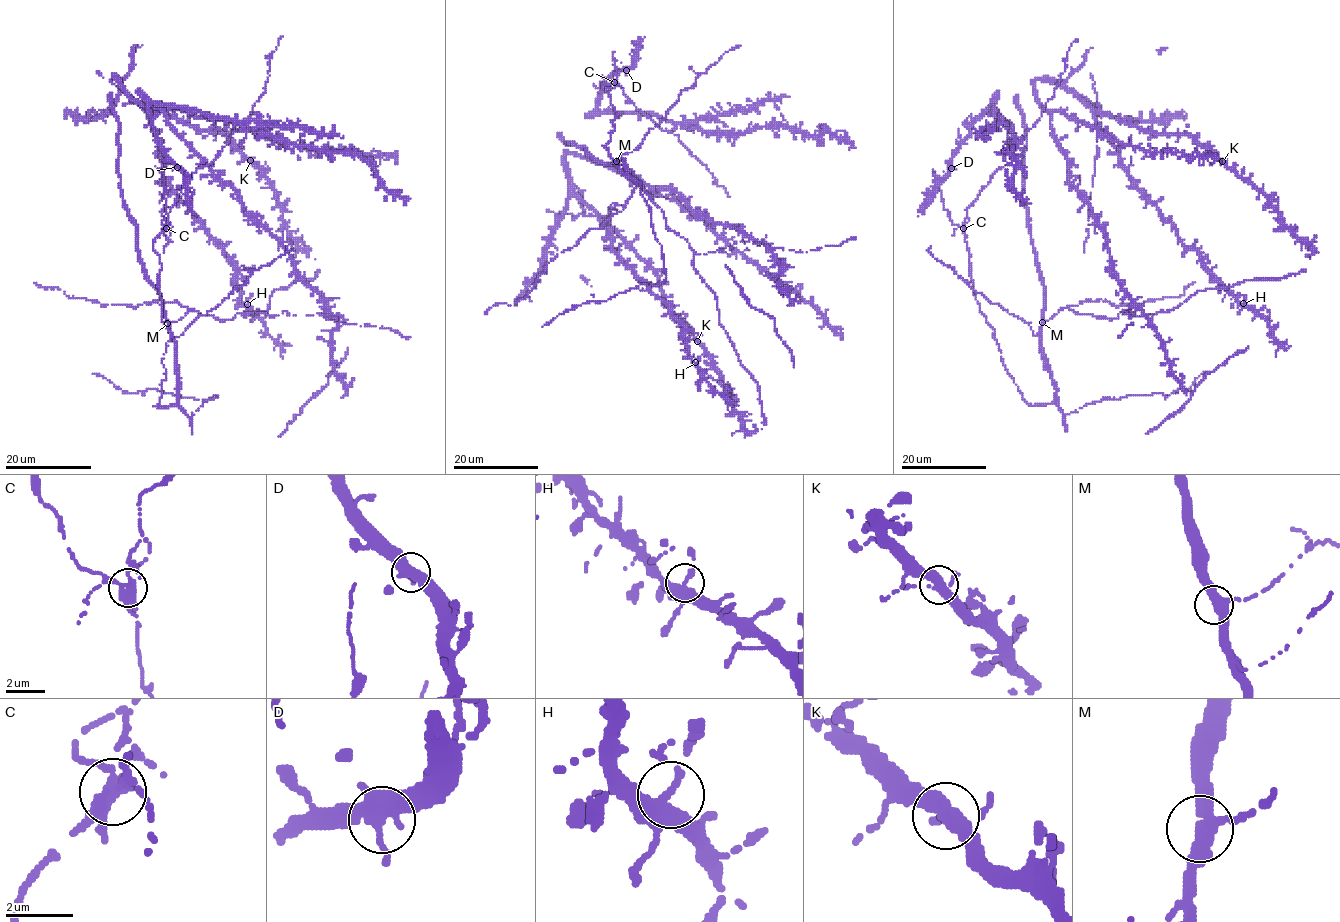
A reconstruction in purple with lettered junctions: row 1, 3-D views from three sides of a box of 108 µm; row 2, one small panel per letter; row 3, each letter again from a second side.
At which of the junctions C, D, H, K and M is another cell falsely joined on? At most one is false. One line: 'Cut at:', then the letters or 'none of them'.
Cut at: C

